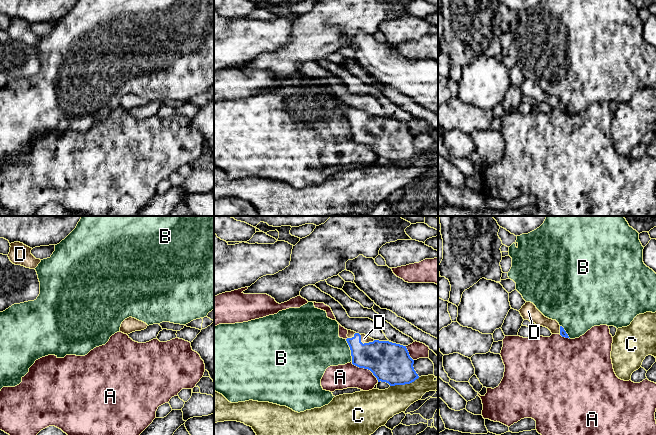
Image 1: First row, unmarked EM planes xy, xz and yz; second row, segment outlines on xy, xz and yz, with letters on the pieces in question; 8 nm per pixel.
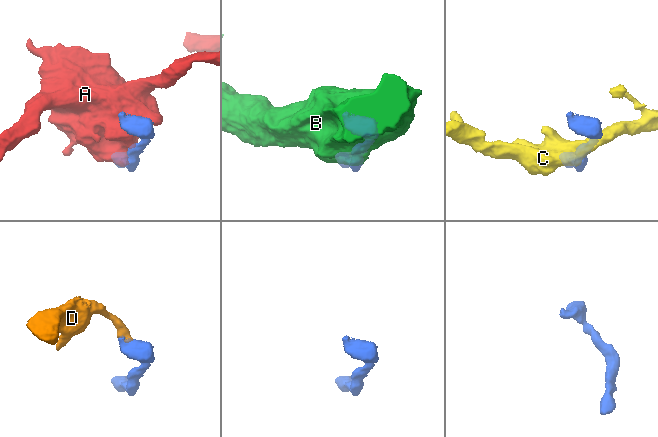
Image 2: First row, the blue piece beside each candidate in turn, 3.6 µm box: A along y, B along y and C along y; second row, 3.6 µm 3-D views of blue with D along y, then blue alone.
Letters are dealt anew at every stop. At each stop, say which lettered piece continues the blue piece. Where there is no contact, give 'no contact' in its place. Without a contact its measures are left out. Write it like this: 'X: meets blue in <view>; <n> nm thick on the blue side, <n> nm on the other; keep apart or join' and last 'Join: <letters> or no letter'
A: meets blue in xz; 320 nm thick on the blue side, 200 nm on the other; keep apart
B: meets blue in xz; 280 nm thick on the blue side, 360 nm on the other; keep apart
C: meets blue in xz; 320 nm thick on the blue side, 260 nm on the other; keep apart
D: meets blue in xz; 320 nm thick on the blue side, 60 nm on the other; join
Join: D

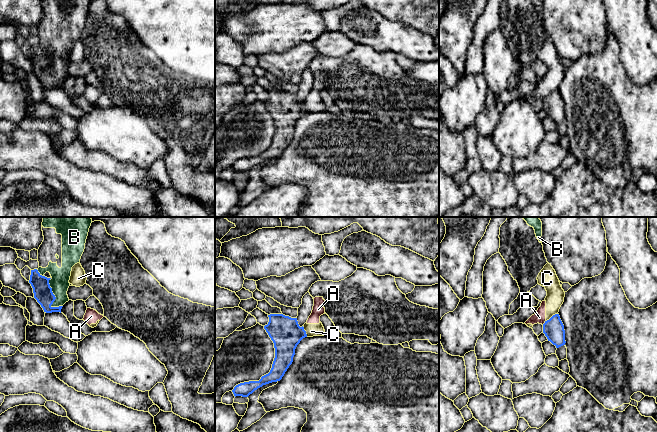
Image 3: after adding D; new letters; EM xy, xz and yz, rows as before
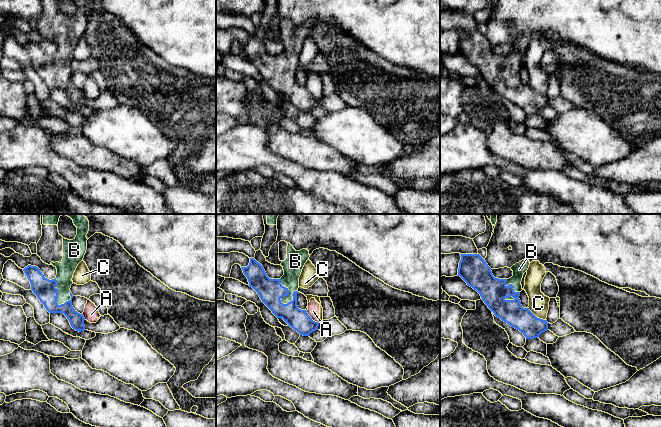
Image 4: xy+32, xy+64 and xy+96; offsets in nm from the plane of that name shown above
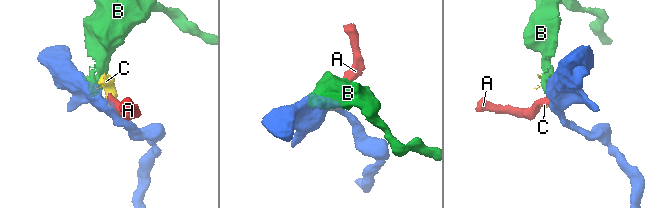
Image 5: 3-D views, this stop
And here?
A: meets blue in yz; 160 nm thick on the blue side, 100 nm on the other; keep apart
B: meets blue in xy; 150 nm thick on the blue side, 150 nm on the other; join
C: meets blue in yz; 160 nm thick on the blue side, 140 nm on the other; keep apart
Join: B

